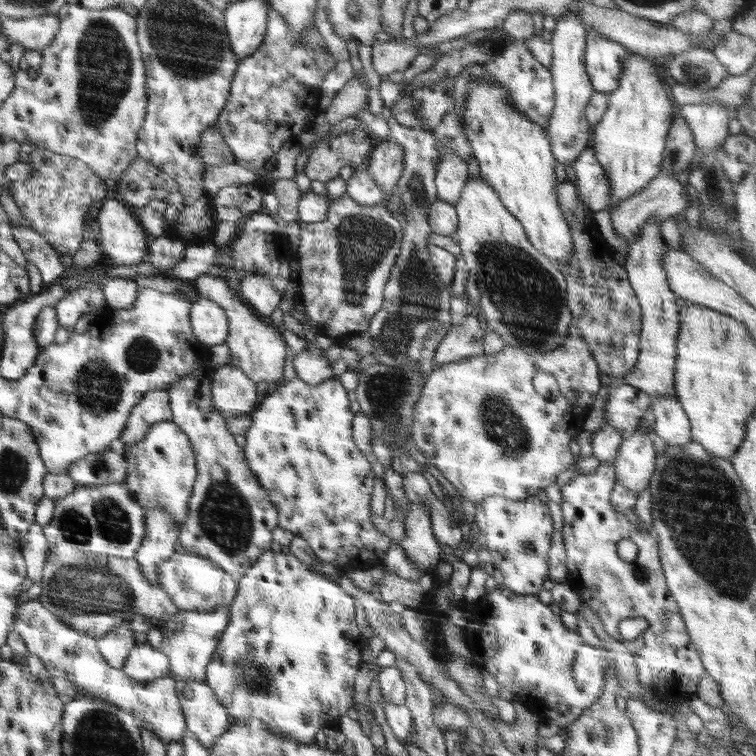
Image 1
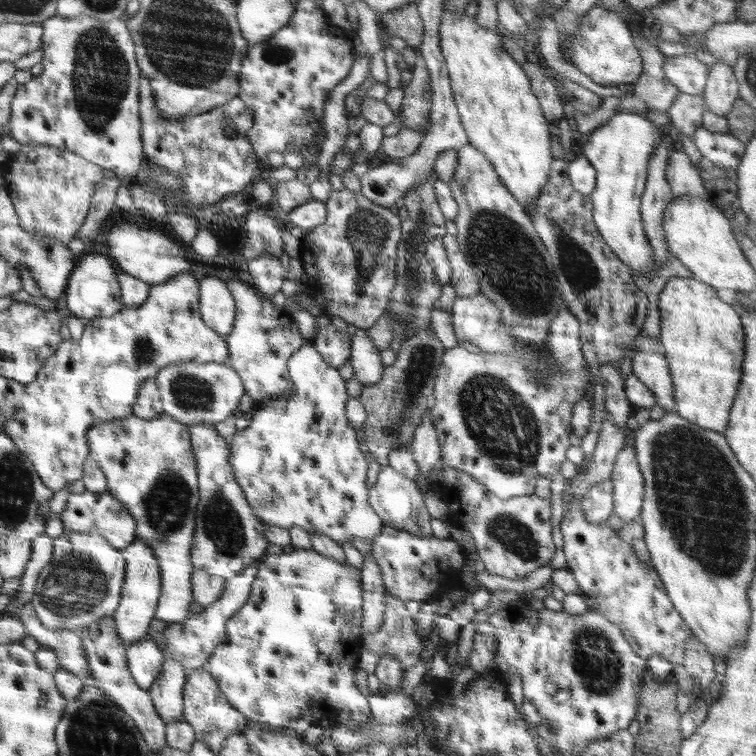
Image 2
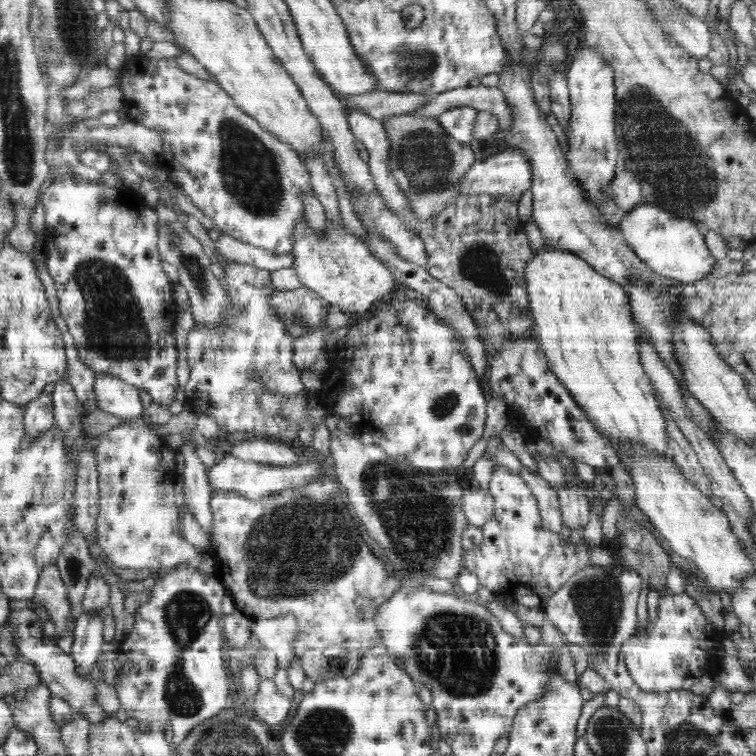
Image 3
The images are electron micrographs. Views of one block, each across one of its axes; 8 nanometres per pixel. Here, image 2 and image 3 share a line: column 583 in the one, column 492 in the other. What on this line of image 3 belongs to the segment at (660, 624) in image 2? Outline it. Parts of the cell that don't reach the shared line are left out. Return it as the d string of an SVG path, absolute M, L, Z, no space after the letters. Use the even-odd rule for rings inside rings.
M494 464L489 482L489 493L493 496L494 508L491 517L481 527L483 539L478 548L469 550L463 556L466 570L478 577L482 587L492 591L496 597L509 598L516 603L544 613L543 606L574 576L584 568L594 568L589 562L588 549L594 546L585 538L575 547L570 539L564 540L559 532L550 532L541 525L541 516L536 497L531 493L526 481L507 468Z

